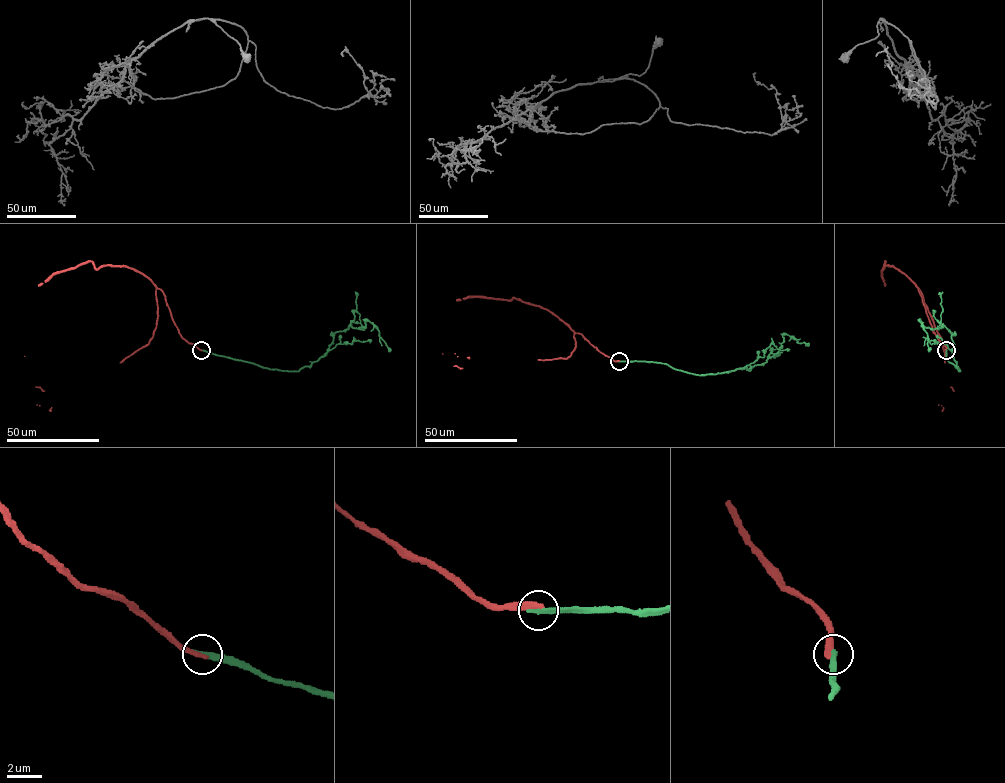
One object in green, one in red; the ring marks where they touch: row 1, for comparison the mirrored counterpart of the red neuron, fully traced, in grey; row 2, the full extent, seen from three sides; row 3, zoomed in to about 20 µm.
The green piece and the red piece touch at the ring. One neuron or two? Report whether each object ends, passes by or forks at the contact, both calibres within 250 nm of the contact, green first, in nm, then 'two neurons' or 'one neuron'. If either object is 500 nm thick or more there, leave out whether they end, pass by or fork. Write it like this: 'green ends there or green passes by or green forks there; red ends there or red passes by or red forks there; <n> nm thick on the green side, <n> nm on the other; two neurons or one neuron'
green ends there; red ends there; 320 nm thick on the green side, 300 nm on the other; two neurons

